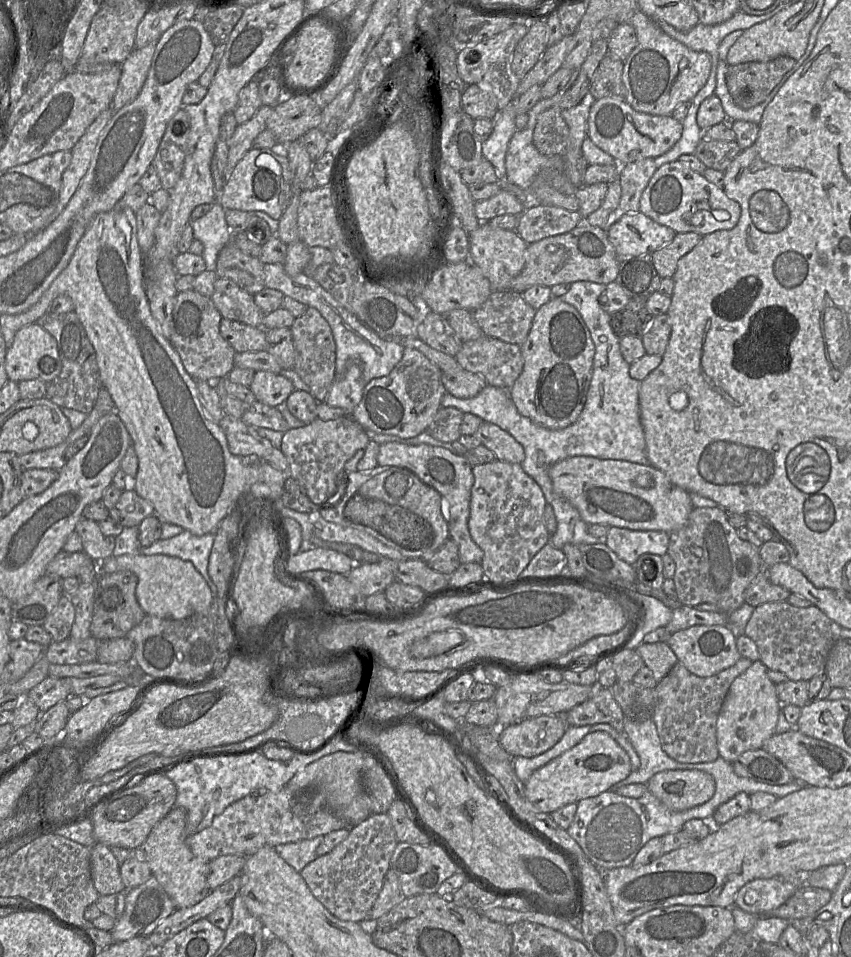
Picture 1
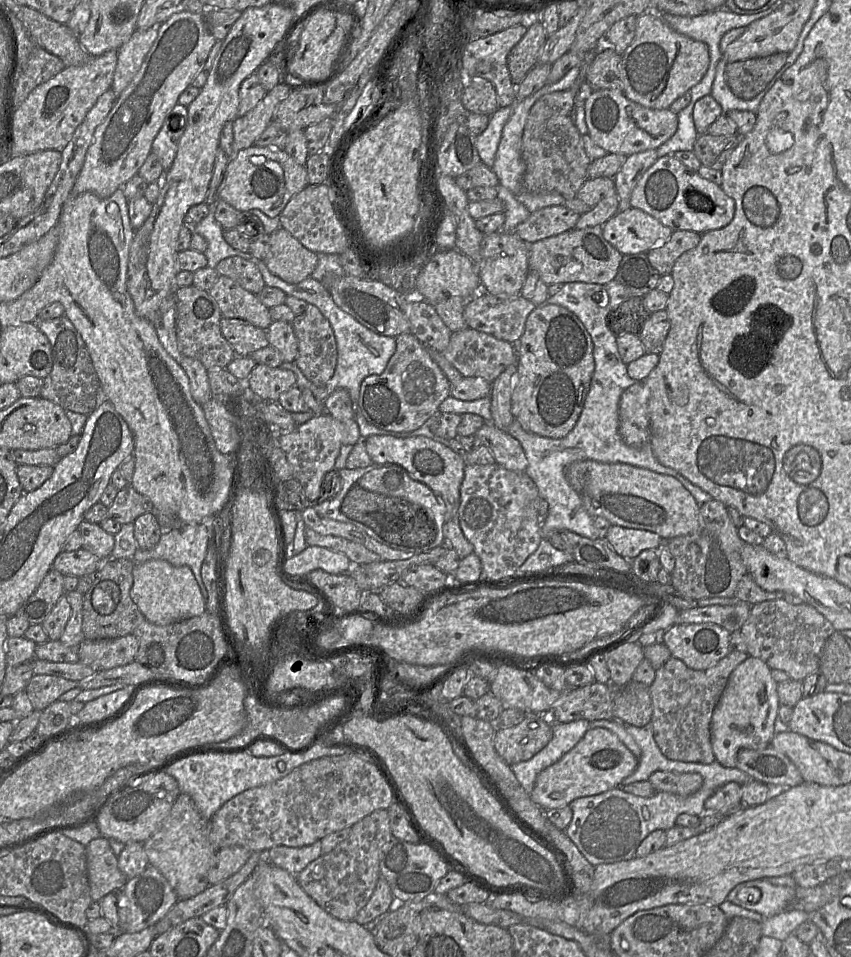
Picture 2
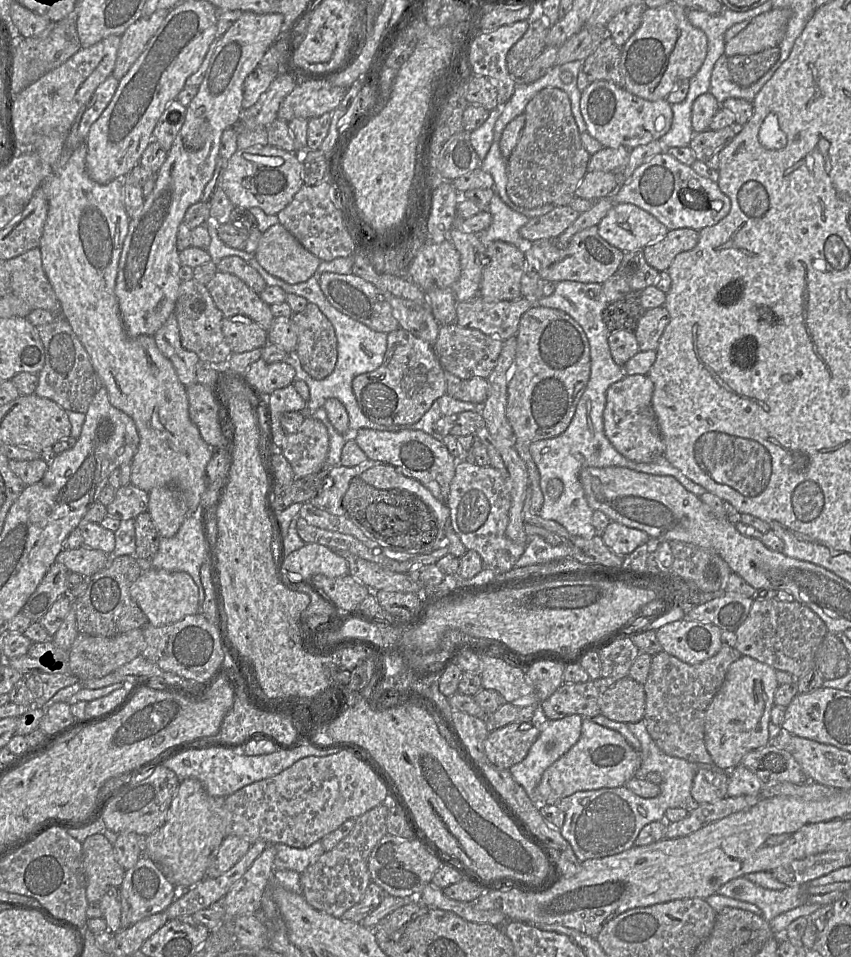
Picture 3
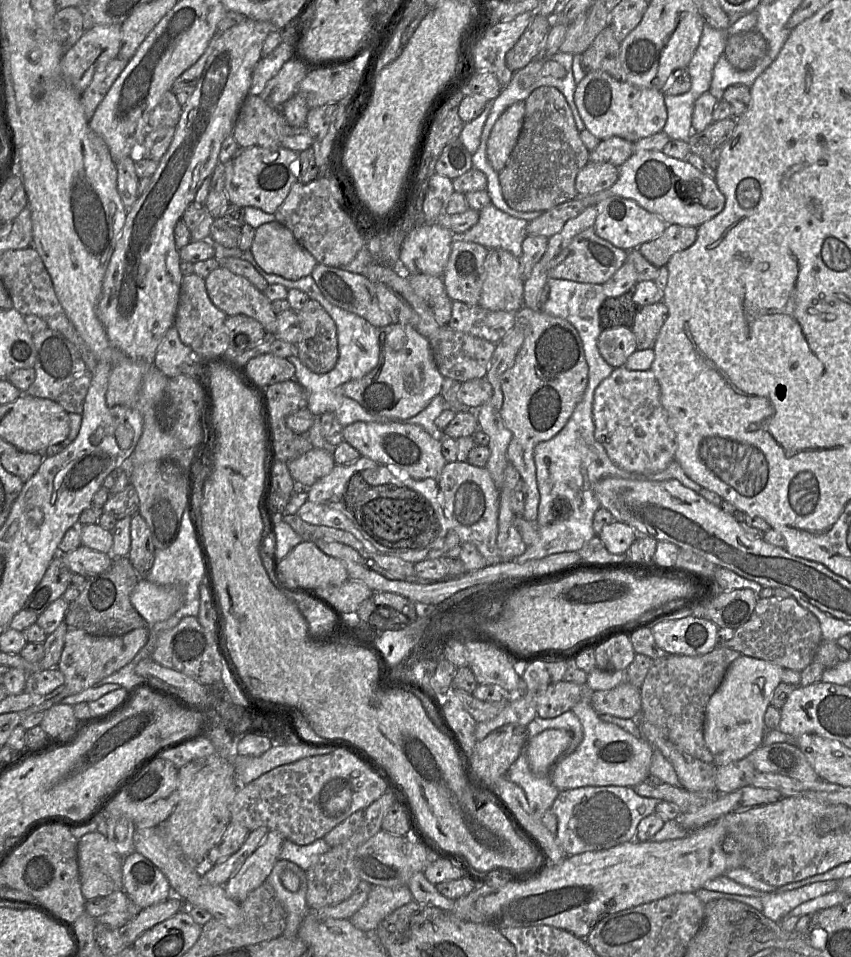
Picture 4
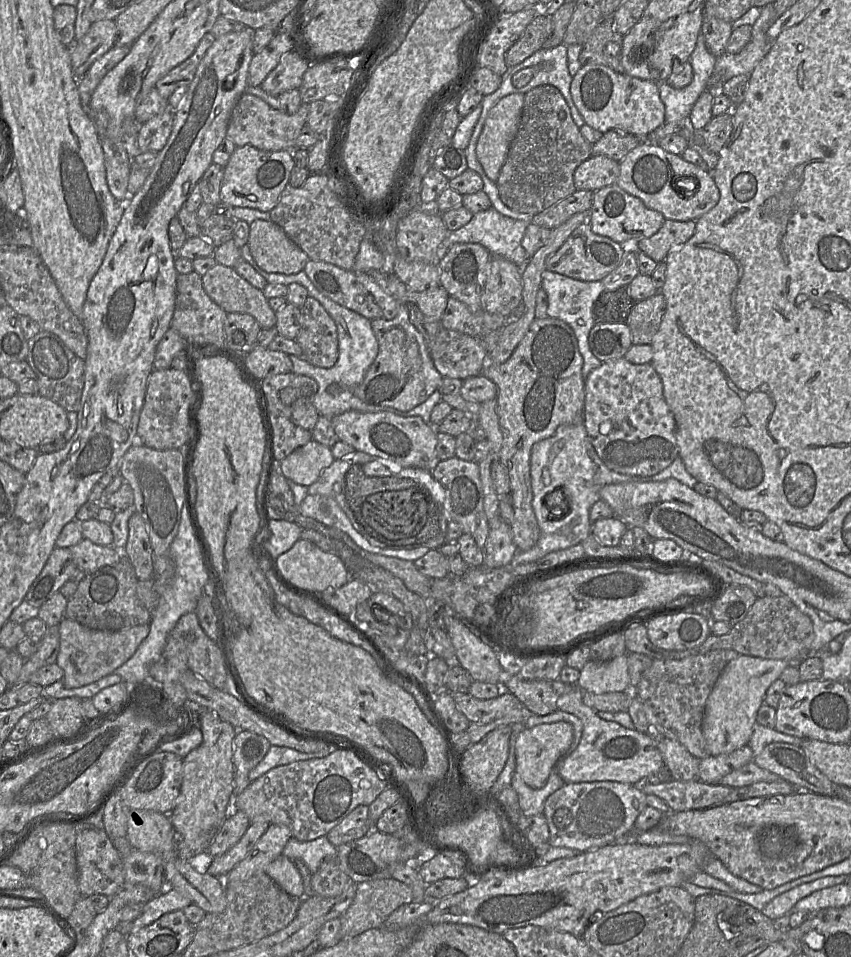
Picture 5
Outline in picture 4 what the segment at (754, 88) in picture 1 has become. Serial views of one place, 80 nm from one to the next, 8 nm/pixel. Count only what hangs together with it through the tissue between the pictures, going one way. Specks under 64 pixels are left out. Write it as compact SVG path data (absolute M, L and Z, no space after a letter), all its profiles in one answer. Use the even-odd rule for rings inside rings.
M756 30L735 34L727 39L724 54L739 71L754 68L767 54L768 45Z

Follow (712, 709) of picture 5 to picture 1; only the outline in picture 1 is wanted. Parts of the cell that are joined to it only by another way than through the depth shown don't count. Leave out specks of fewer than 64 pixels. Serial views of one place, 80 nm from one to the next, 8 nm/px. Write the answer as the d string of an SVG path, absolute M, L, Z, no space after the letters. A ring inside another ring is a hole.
M754 661L734 679L723 701L716 722L716 738L719 757L733 763L743 752L761 749L775 733L781 703L776 694L776 684L767 676L767 668Z

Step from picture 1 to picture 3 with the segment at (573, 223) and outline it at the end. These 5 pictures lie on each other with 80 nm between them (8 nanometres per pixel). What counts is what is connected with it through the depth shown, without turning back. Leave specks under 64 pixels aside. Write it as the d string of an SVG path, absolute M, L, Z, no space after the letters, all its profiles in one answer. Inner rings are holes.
M569 205L557 206L547 214L530 218L520 228L519 233L523 243L533 243L538 240L555 240L579 215L580 213Z

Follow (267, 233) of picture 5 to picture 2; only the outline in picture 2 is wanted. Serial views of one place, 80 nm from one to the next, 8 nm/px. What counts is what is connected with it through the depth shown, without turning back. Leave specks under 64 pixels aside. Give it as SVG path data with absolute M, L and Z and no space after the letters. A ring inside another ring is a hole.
M280 226L270 234L270 248L263 261L283 281L299 283L314 272L318 256Z

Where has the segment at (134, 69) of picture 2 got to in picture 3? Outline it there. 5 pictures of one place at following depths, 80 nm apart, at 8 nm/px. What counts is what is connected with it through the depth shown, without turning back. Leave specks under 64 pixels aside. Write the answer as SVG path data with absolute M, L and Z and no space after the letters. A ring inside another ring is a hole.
M160 9L149 17L141 17L121 36L116 65L112 75L121 80L144 51L147 43L159 29L170 9Z

